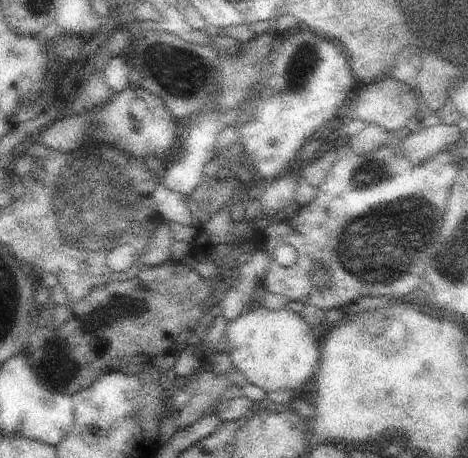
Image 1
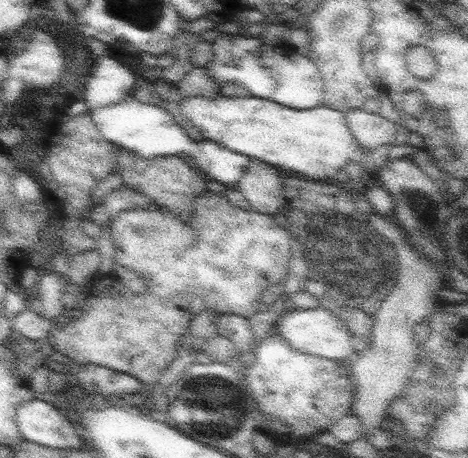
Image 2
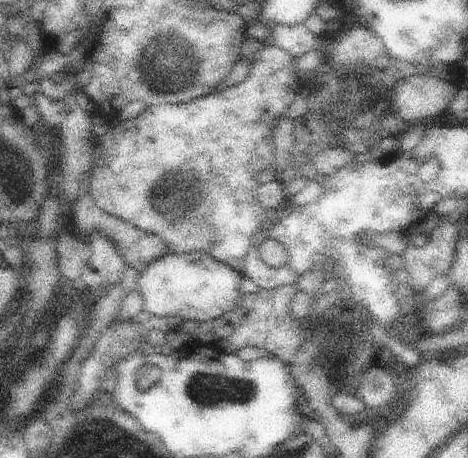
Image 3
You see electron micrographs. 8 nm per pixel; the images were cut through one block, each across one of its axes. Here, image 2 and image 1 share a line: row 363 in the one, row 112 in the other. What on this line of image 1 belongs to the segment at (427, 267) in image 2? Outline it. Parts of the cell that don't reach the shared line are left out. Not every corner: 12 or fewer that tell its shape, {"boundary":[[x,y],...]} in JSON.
{"boundary":[[391,76],[357,88],[351,114],[389,136],[419,110],[413,88]]}

